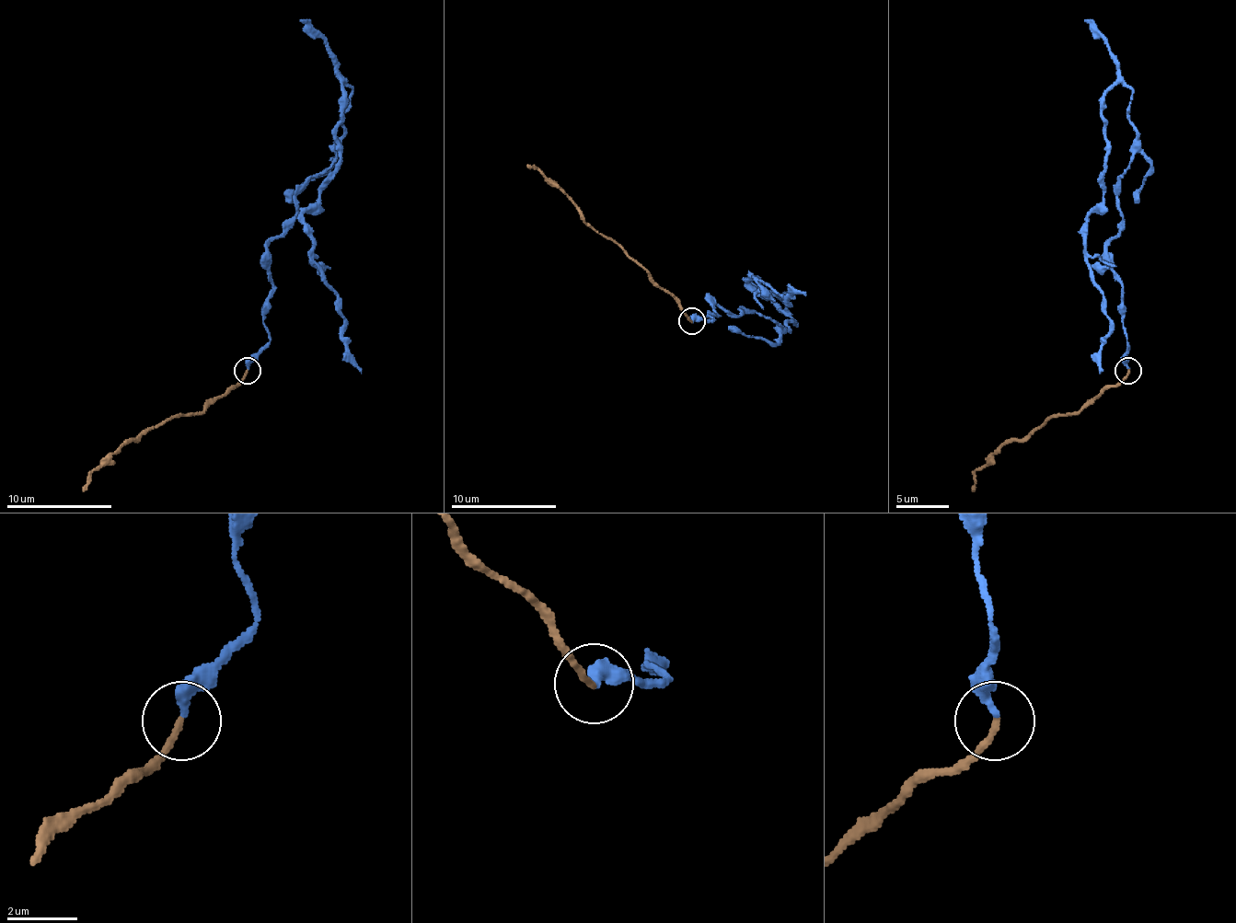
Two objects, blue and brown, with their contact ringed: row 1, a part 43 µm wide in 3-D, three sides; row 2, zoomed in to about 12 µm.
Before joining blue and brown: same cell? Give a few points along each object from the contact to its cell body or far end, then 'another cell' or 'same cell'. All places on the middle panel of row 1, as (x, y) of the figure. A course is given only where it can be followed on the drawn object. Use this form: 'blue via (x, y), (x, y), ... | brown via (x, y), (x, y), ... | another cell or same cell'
blue via (692, 320), (713, 320), (713, 299), (795, 326), (785, 294), (747, 281), (788, 302), (806, 291) | brown via (692, 320), (644, 270), (583, 220), (573, 201), (536, 167), (528, 164) | another cell

